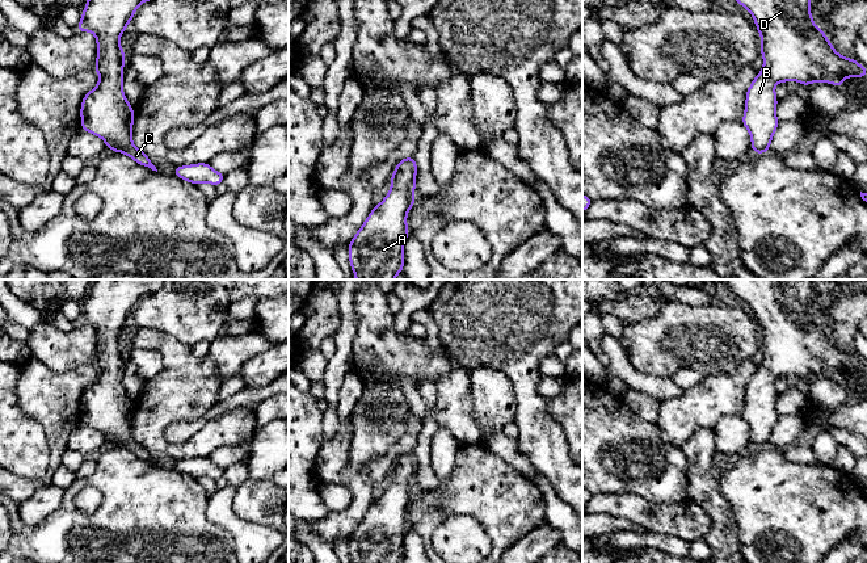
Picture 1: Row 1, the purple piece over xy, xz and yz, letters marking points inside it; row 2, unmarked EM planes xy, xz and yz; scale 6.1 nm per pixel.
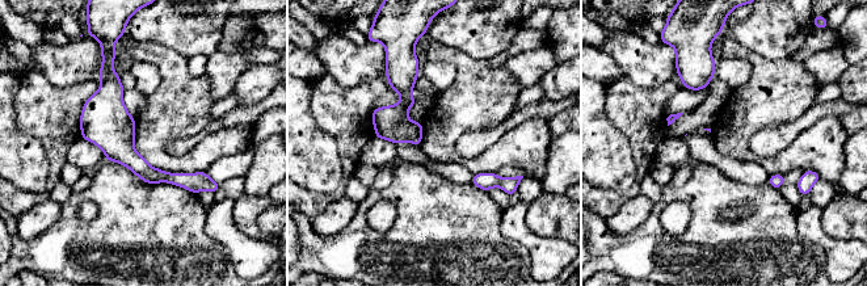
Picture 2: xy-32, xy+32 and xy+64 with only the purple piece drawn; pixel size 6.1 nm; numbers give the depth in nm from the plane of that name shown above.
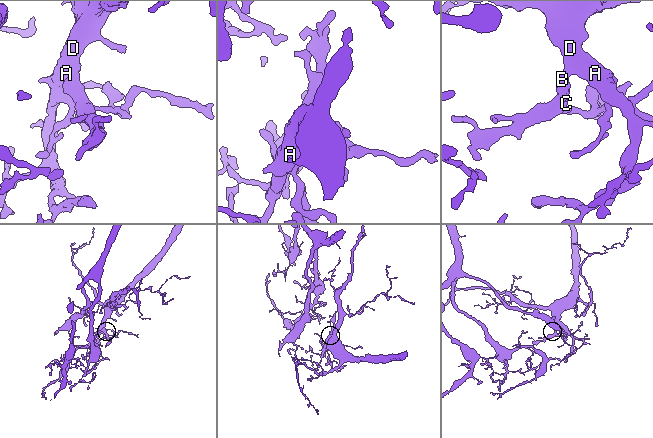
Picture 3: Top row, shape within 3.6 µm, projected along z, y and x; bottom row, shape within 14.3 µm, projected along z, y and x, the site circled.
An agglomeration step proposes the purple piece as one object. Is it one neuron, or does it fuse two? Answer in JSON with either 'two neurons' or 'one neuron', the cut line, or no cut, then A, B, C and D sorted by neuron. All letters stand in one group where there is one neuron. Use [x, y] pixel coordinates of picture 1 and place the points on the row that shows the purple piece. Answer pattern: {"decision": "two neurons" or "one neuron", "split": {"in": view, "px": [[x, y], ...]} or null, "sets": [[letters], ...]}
{"decision": "one neuron", "split": null, "sets": [["A", "B", "C", "D"]]}

